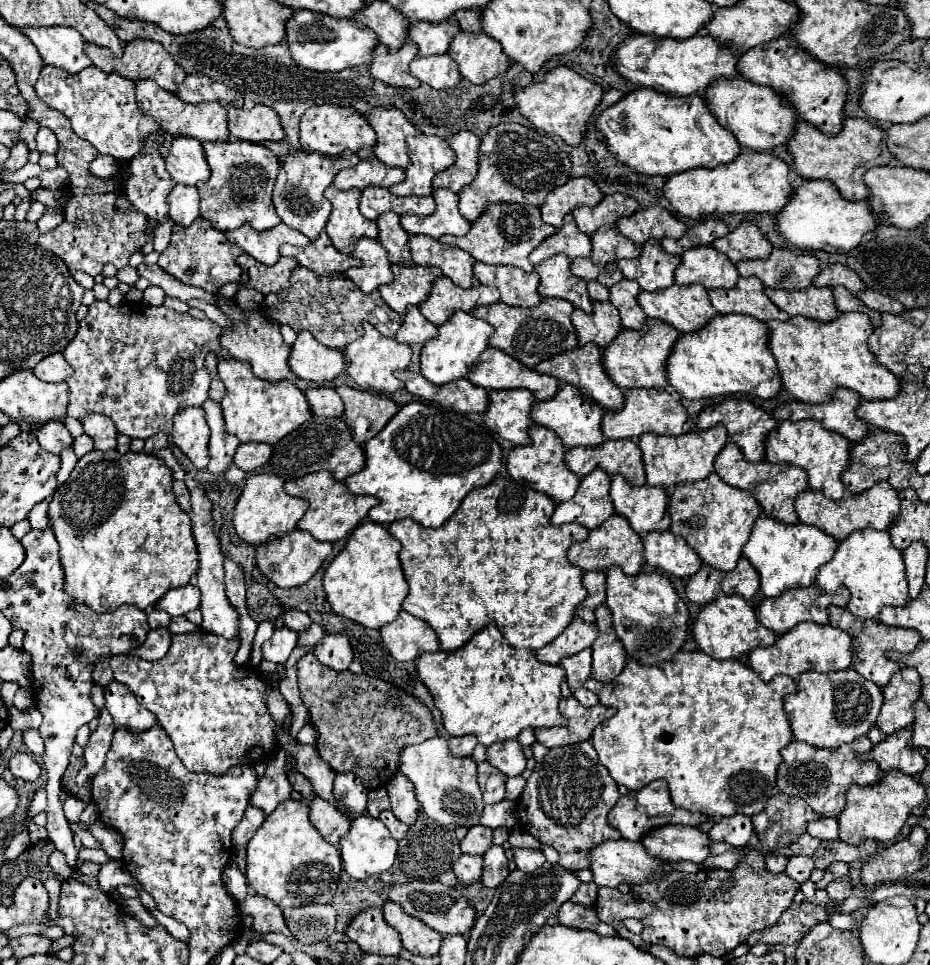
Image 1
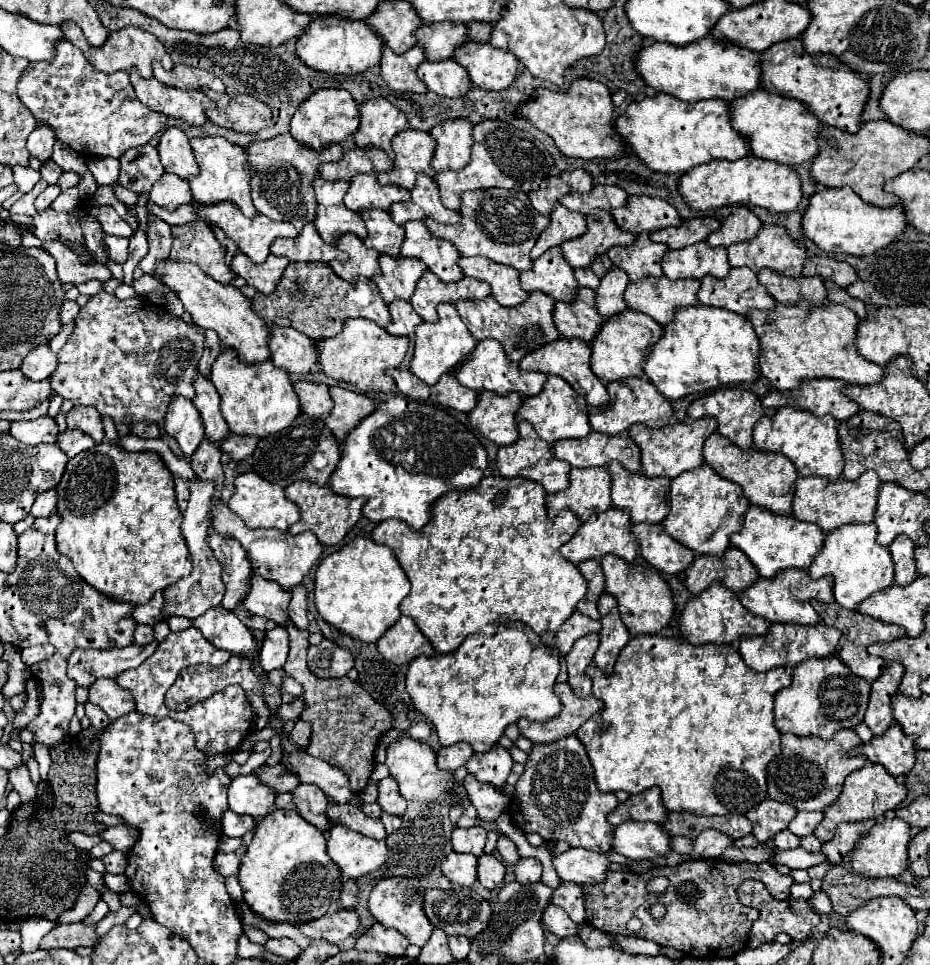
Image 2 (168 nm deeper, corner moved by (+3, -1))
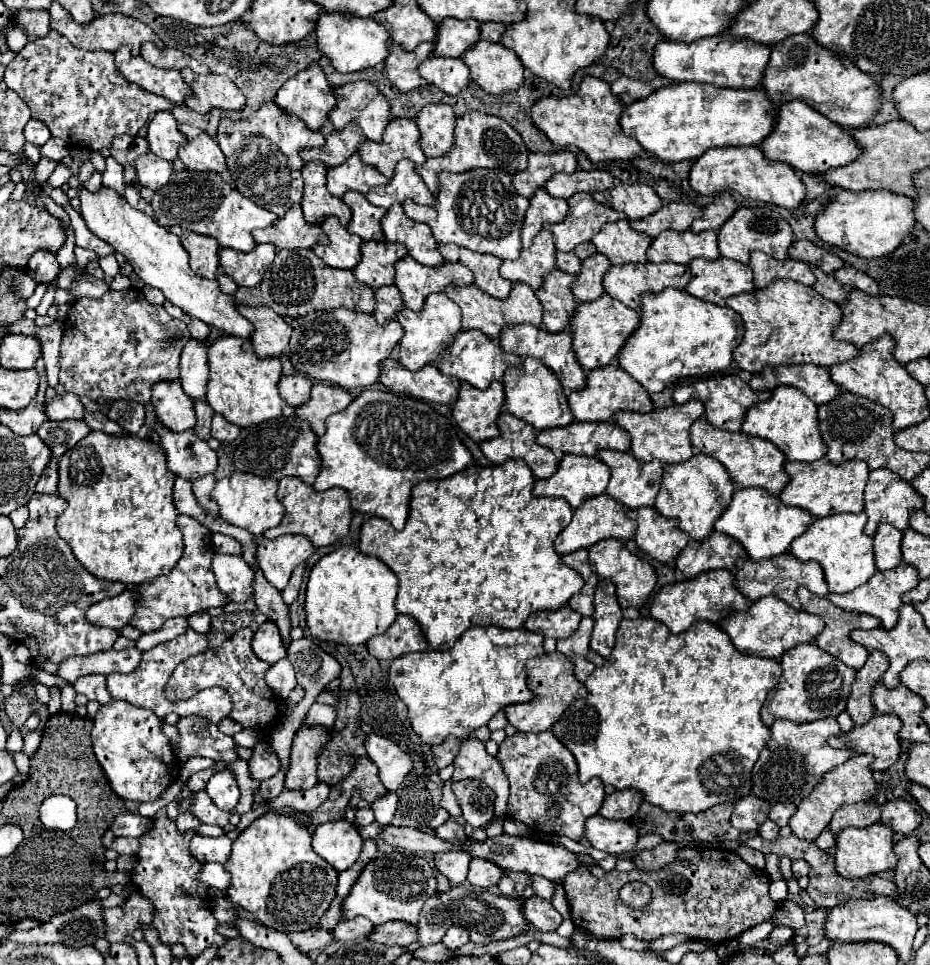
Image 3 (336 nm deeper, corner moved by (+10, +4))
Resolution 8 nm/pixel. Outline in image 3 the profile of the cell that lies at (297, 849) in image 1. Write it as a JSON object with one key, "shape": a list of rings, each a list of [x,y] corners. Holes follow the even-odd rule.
{"shape":[[[266,813],[240,831],[224,869],[232,875],[226,891],[230,901],[276,931],[296,933],[316,927],[336,897],[338,871],[314,853],[310,831],[288,815]]]}

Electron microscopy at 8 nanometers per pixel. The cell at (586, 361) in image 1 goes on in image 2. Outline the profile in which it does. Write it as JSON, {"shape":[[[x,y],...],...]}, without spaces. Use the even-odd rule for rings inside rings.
{"shape":[[[561,338],[561,340],[555,340],[551,344],[545,344],[543,348],[527,354],[519,366],[527,372],[543,372],[543,374],[555,374],[563,380],[567,380],[577,394],[581,394],[589,406],[607,406],[609,404],[609,394],[607,394],[607,388],[605,384],[593,374],[591,366],[589,366],[589,358],[591,358],[591,348],[587,342],[583,340],[567,340],[567,338]]]}

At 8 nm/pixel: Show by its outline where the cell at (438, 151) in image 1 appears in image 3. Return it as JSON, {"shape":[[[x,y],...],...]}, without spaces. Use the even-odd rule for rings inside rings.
{"shape":[[[392,119],[384,131],[382,143],[364,141],[362,149],[358,149],[358,155],[364,163],[374,165],[382,175],[388,179],[394,175],[394,167],[400,159],[410,159],[418,165],[426,161],[420,145],[418,145],[420,133],[412,119]]]}

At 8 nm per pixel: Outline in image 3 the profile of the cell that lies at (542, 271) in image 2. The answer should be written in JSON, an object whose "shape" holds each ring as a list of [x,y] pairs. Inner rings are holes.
{"shape":[[[542,229],[530,249],[522,249],[516,261],[502,261],[500,275],[508,281],[524,281],[532,289],[542,285],[542,277],[556,267],[554,237],[548,229]]]}

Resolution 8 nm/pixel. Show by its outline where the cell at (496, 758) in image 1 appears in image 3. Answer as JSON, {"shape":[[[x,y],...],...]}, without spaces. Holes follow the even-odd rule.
{"shape":[[[478,739],[462,741],[460,753],[454,759],[454,781],[462,779],[480,779],[492,787],[496,793],[496,815],[498,819],[506,817],[506,799],[508,799],[508,781],[506,775],[496,761],[486,753],[486,747]]]}

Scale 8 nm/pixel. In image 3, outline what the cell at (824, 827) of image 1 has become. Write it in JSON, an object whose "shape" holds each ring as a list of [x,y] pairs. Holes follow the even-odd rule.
{"shape":[[[774,803],[770,807],[770,813],[768,813],[768,819],[772,819],[778,827],[786,827],[790,817],[794,815],[796,811],[796,805],[794,803]]]}

